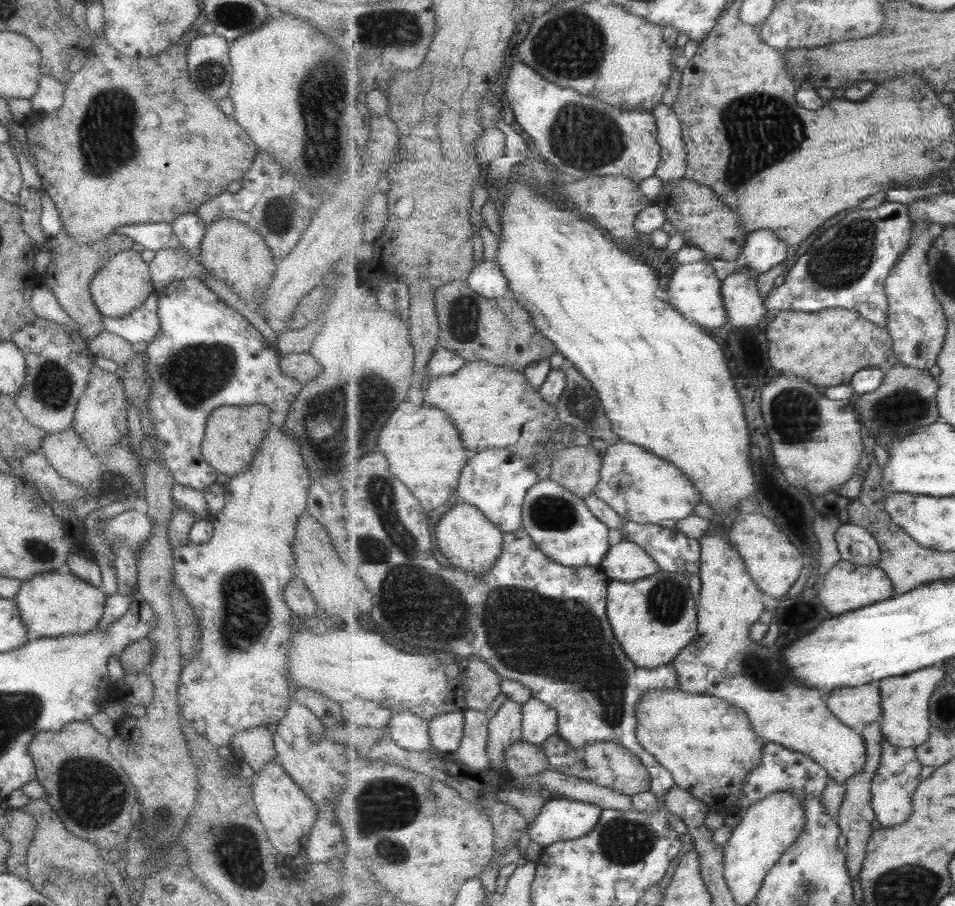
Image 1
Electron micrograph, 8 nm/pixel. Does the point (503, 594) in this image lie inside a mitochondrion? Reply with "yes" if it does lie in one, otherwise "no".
yes

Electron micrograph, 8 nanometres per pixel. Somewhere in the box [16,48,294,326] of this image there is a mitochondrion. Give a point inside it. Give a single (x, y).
(106, 143)

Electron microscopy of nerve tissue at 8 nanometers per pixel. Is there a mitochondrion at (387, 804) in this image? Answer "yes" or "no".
yes

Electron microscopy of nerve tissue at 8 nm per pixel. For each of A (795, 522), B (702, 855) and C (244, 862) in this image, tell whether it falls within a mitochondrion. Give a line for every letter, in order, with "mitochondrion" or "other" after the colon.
A: other
B: other
C: mitochondrion

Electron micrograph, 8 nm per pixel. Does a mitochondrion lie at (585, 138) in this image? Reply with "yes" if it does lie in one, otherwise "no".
yes

